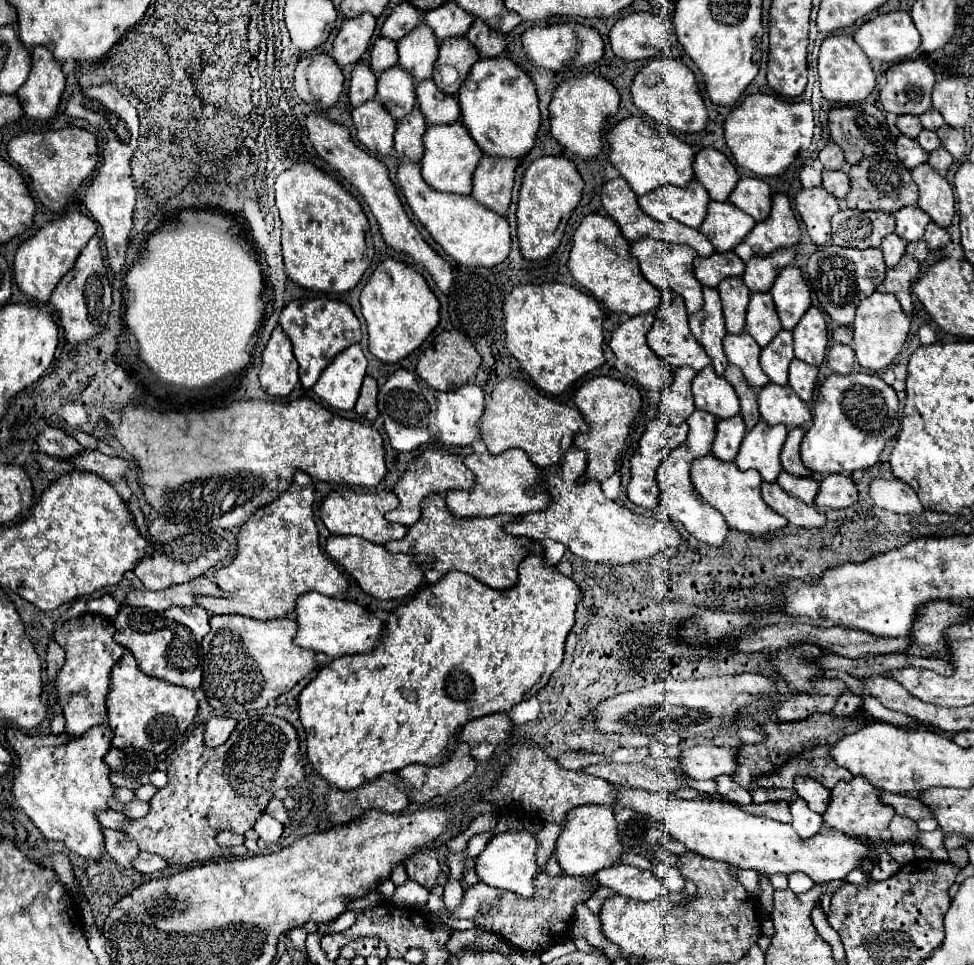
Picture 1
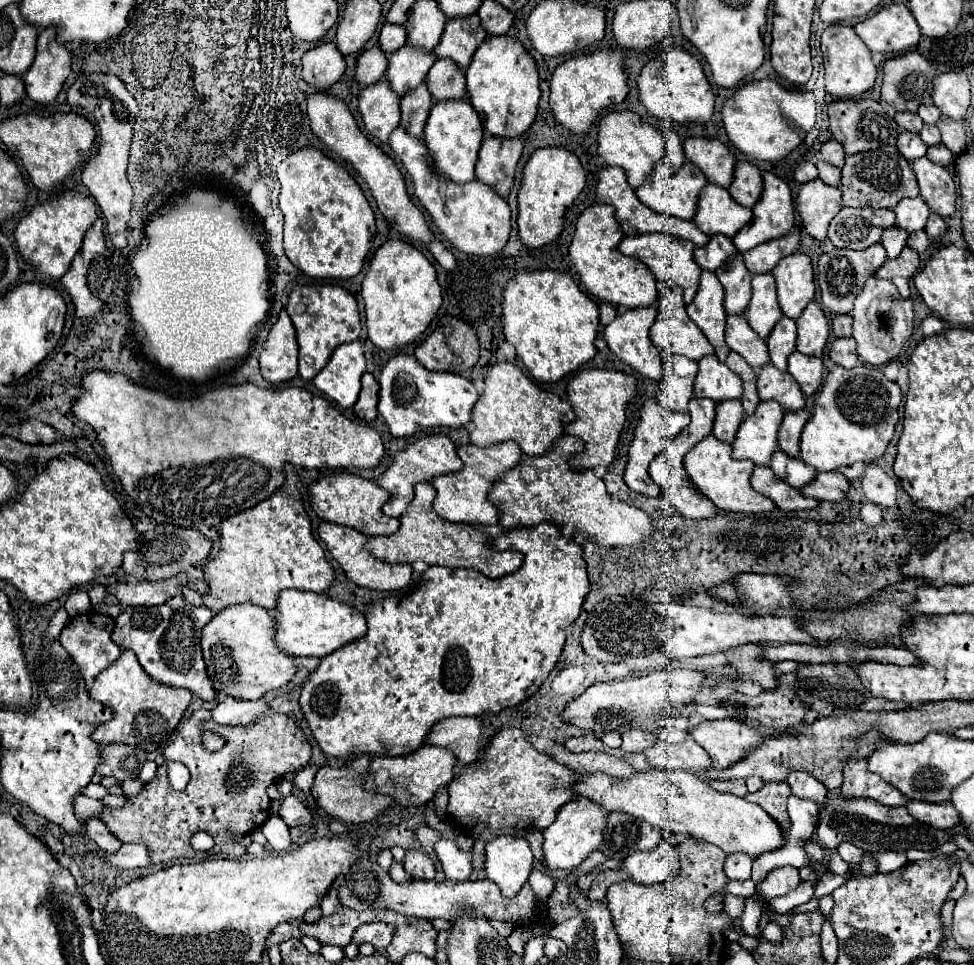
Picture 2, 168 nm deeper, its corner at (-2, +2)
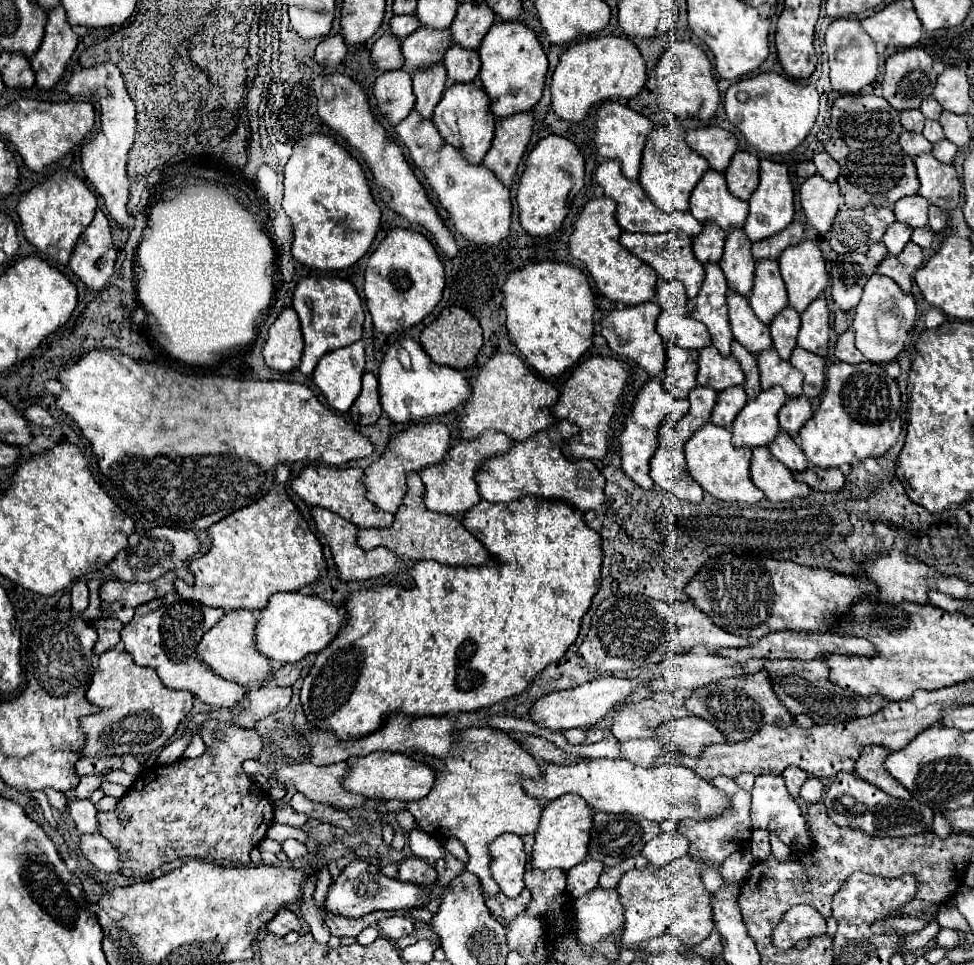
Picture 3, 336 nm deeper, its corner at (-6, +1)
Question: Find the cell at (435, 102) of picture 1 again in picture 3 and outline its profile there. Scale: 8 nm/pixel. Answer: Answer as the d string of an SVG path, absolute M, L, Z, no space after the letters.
M451 45L443 57L443 65L447 69L449 83L469 83L479 75L481 61L479 53L471 49L463 49L459 45Z

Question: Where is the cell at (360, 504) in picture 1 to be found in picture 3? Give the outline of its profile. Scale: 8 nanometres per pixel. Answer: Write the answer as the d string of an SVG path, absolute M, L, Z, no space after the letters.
M309 465L305 467L297 479L291 481L291 489L309 505L325 507L347 521L355 523L357 527L387 527L393 523L393 515L381 511L371 501L365 499L363 487L363 469L359 467L329 467L329 465Z

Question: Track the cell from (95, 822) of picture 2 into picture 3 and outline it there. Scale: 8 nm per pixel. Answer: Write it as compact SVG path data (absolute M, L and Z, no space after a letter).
M67 795L67 811L73 817L77 829L81 833L97 833L97 809L89 799L77 799L73 795Z

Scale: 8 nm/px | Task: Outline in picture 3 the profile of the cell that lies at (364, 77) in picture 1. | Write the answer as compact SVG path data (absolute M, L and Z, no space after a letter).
M385 33L383 37L379 37L371 49L371 63L381 71L401 69L405 63L401 53L401 41L395 39L395 35L391 33Z

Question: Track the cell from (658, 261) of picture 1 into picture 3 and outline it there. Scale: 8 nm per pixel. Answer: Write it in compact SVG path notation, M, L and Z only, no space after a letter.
M671 229L667 233L621 233L621 245L631 251L635 257L639 257L641 261L645 261L647 265L651 265L657 275L665 277L665 279L677 279L683 281L685 289L687 289L687 297L693 299L703 283L705 271L703 271L703 263L699 263L693 255L693 247L691 247L691 237L685 231L679 229Z

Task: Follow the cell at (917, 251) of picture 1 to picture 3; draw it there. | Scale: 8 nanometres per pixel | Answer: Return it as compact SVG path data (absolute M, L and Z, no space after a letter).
M929 227L915 229L913 235L911 235L911 241L917 243L921 249L929 249L931 247L931 241L933 241L933 231Z

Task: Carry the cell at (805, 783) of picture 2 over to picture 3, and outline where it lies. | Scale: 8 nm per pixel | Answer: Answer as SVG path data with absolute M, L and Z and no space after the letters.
M787 767L783 771L783 779L785 779L785 787L791 793L791 797L799 797L799 789L807 779L805 771L799 771L799 767Z

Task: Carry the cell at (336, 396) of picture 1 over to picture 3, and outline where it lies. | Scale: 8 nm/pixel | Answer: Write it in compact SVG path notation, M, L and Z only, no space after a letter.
M357 341L325 353L313 371L313 383L321 389L331 409L345 413L359 397L363 371L365 349L363 341Z

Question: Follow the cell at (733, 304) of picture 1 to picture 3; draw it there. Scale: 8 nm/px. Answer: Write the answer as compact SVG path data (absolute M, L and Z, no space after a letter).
M733 227L727 231L725 237L725 253L719 261L727 283L733 291L749 295L753 287L753 273L755 273L755 259L751 255L751 241L743 233L743 229Z

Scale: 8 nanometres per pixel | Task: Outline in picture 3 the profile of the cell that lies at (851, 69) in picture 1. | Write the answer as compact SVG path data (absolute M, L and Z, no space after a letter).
M835 19L825 33L825 45L827 45L827 55L829 55L829 65L831 65L831 87L835 91L857 93L865 85L877 79L879 57L875 51L875 43L863 31L857 19Z

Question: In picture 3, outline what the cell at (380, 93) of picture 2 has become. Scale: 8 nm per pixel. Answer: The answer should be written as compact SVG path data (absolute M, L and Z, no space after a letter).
M405 69L387 71L375 81L377 109L391 125L403 121L415 105L415 95L411 89L411 75Z

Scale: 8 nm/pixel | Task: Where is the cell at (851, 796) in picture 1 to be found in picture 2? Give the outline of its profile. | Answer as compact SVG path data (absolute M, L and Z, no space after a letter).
M851 758L843 766L843 784L841 784L841 796L845 800L857 800L867 798L875 800L883 806L903 806L907 798L899 794L891 784L887 784L879 774L873 774L867 770L865 758Z

